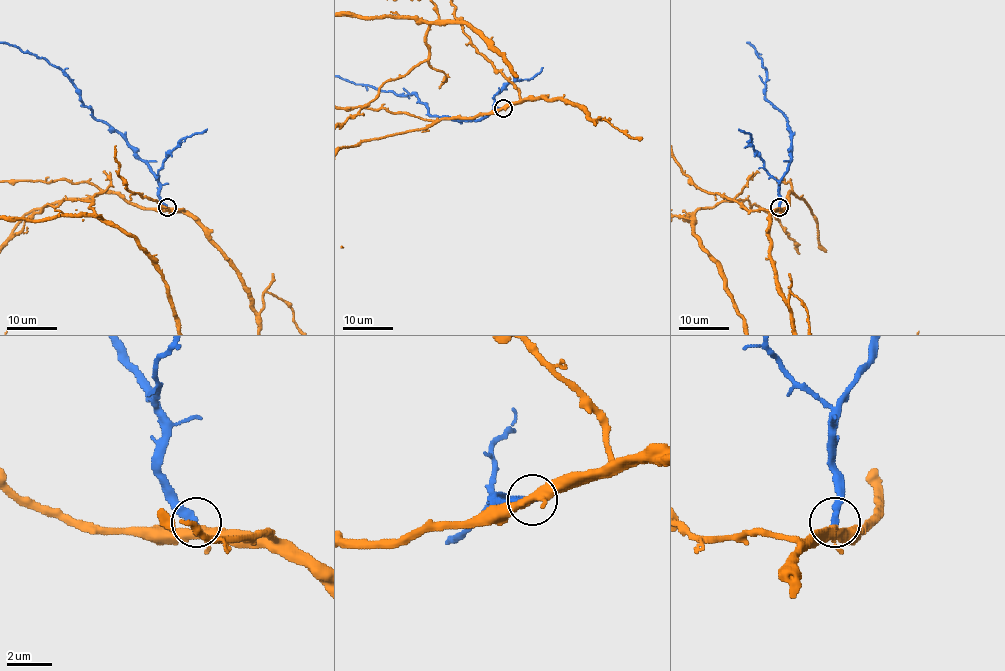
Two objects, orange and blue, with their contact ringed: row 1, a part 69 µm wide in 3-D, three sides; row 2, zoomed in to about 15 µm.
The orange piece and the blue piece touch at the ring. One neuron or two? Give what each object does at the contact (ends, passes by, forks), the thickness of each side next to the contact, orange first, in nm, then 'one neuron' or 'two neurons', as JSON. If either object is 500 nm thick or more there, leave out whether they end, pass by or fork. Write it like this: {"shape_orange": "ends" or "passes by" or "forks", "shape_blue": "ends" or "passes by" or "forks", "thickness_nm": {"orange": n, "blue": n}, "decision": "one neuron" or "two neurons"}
{"shape_orange": "forks", "shape_blue": "ends", "thickness_nm": {"orange": 340, "blue": 340}, "decision": "one neuron"}

